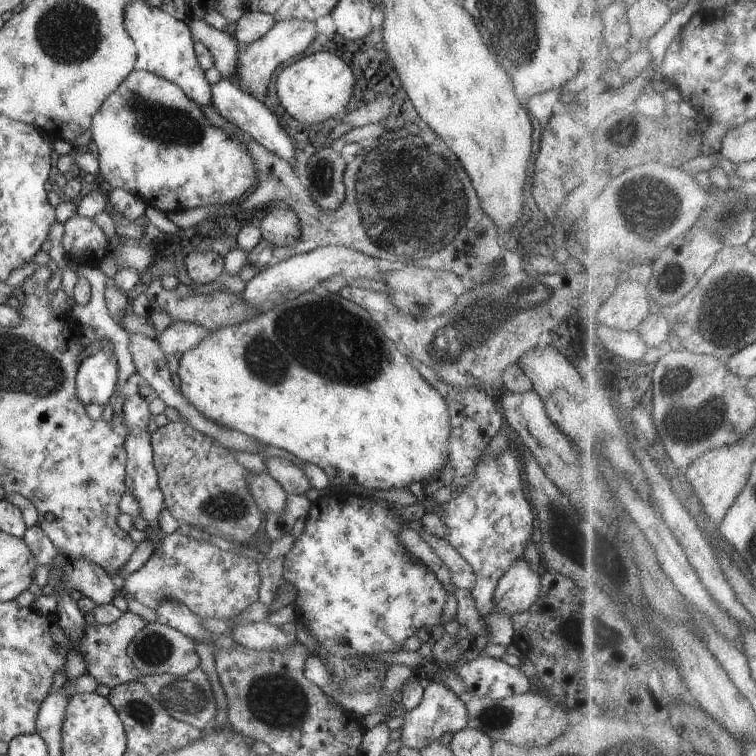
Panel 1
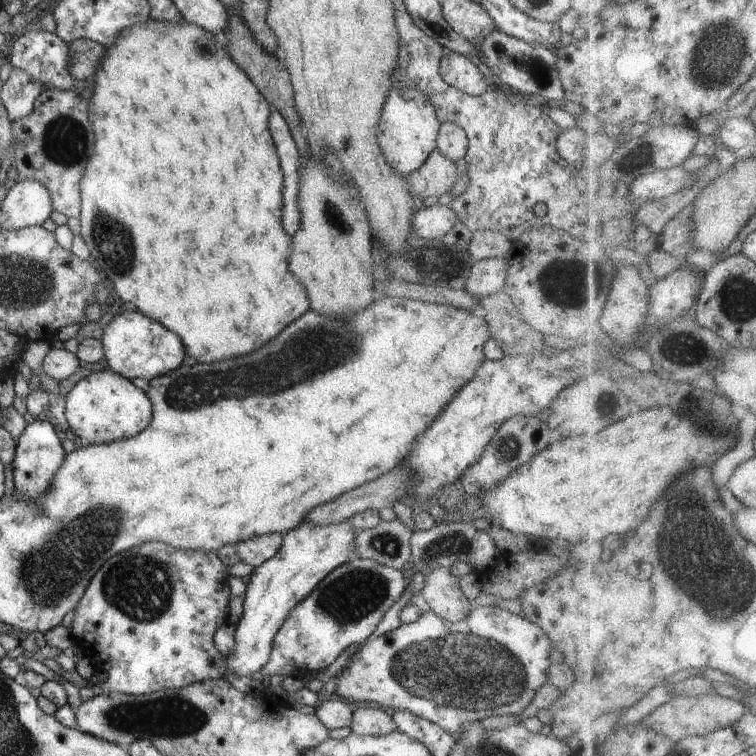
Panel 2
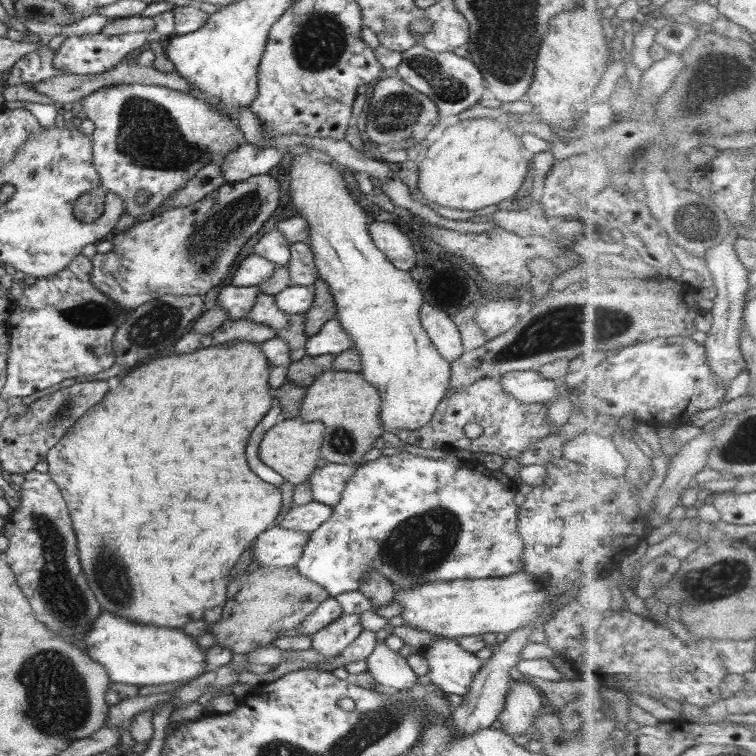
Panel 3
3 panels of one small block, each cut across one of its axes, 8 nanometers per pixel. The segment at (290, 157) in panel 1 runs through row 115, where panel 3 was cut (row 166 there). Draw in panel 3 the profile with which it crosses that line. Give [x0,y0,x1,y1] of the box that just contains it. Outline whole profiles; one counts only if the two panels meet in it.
[221,142,284,183]

